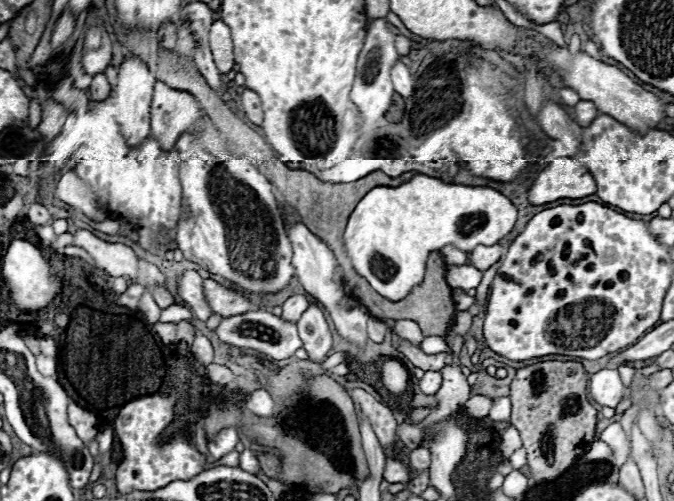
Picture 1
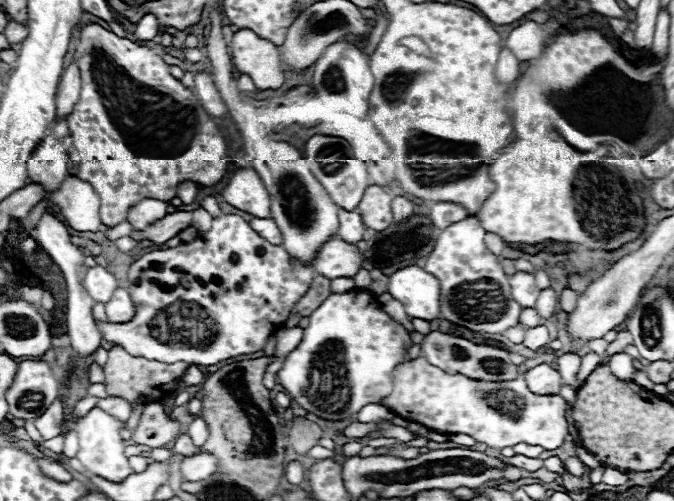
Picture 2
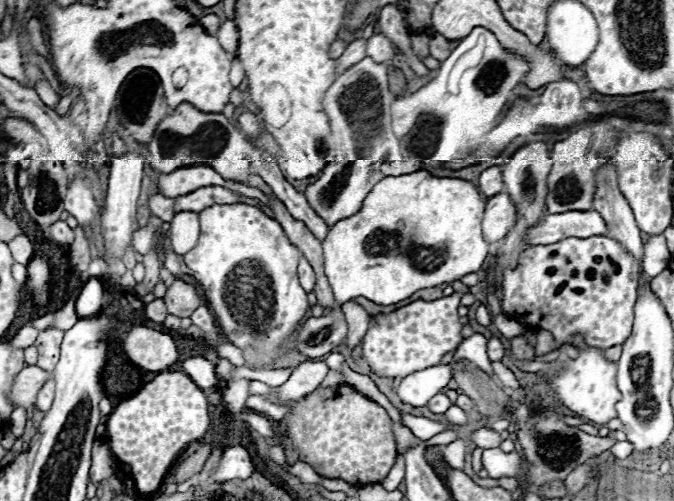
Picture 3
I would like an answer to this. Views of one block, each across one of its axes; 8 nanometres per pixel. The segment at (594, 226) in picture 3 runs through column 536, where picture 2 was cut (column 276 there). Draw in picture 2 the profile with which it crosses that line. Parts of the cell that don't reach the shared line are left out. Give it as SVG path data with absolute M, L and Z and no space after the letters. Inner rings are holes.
M252 218L250 226L260 236L264 236L270 244L276 244L276 246L282 244L282 232L280 232L280 228L276 226L276 222L272 218Z

